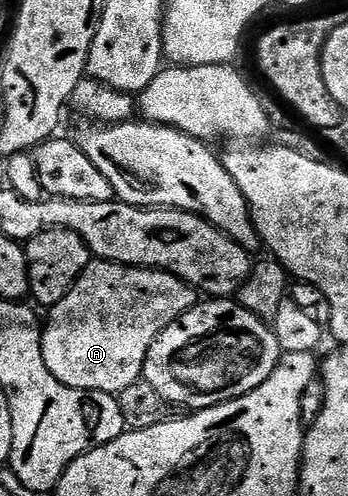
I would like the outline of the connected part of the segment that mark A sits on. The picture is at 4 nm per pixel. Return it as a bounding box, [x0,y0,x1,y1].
[42,260,197,396]

